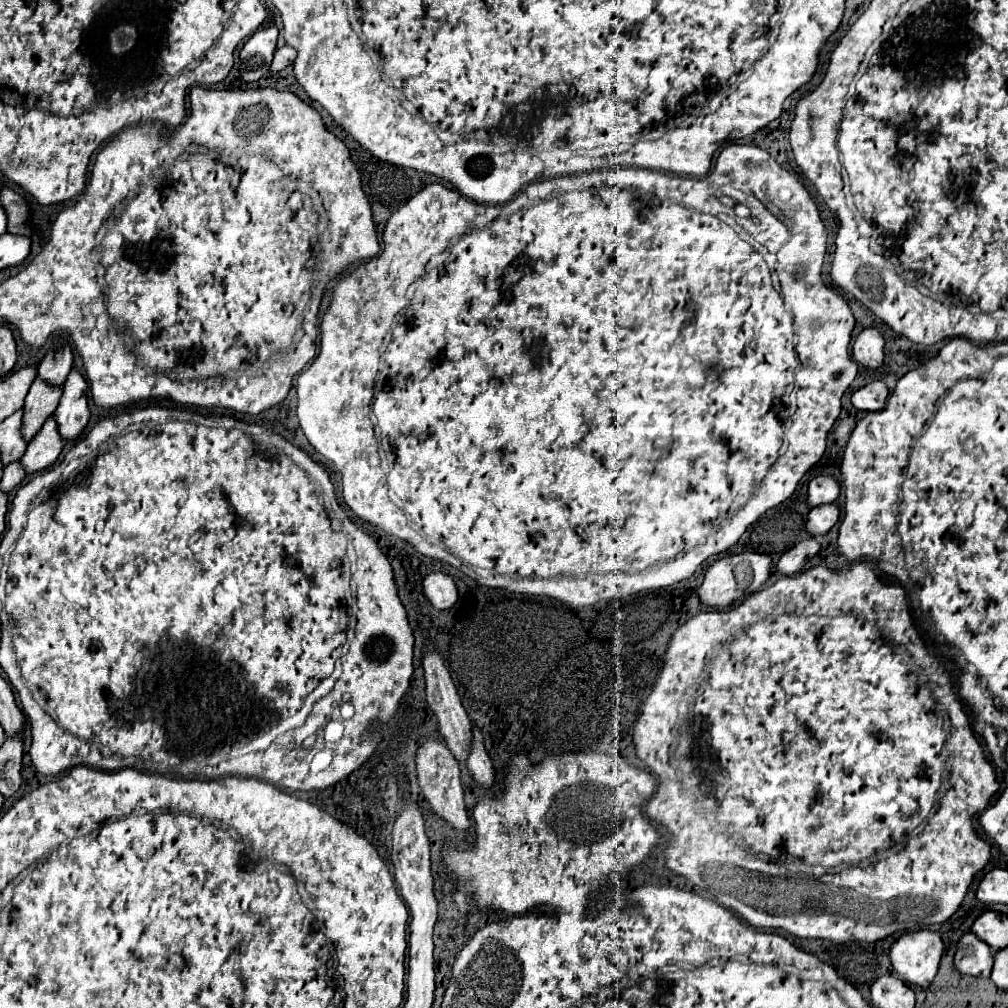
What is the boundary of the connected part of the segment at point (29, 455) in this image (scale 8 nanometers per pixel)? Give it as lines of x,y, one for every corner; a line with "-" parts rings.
47,419
39,435
35,435
35,439
27,445
21,465
27,475
39,473
43,469
53,467
61,451
63,451
63,439
55,427
55,419

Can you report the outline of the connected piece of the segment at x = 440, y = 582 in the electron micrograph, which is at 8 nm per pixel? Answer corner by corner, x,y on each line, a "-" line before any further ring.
431,573
421,583
425,599
439,611
451,609
457,603
457,587
445,573

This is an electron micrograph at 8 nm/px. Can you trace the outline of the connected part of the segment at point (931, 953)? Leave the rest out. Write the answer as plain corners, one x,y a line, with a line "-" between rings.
913,931
899,937
891,951
893,969
903,975
905,981
919,987
929,987
939,971
943,955
941,935
935,931

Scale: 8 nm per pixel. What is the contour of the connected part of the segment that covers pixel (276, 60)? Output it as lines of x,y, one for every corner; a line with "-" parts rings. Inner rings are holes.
285,45
285,47
277,49
277,51
275,51
275,55
273,55
271,71
273,71
273,73
283,71
287,65
291,65
291,63
295,61
295,57
297,57
297,51
295,51
293,47
289,47
289,45

